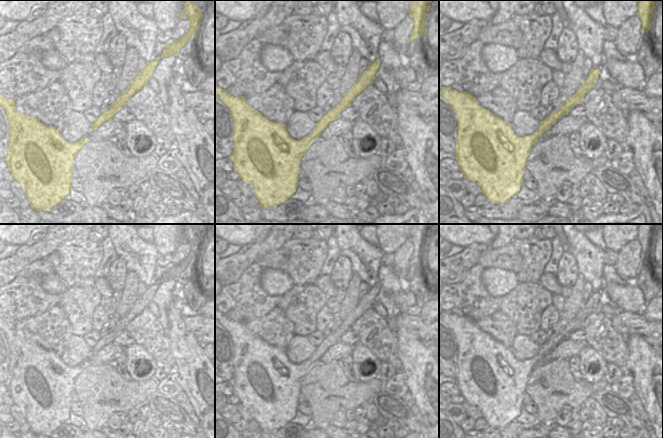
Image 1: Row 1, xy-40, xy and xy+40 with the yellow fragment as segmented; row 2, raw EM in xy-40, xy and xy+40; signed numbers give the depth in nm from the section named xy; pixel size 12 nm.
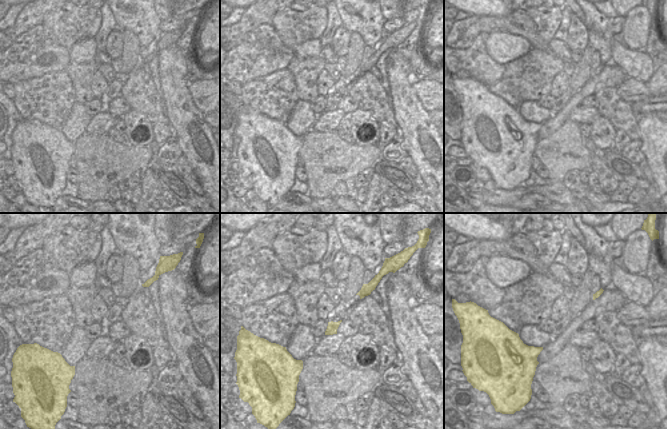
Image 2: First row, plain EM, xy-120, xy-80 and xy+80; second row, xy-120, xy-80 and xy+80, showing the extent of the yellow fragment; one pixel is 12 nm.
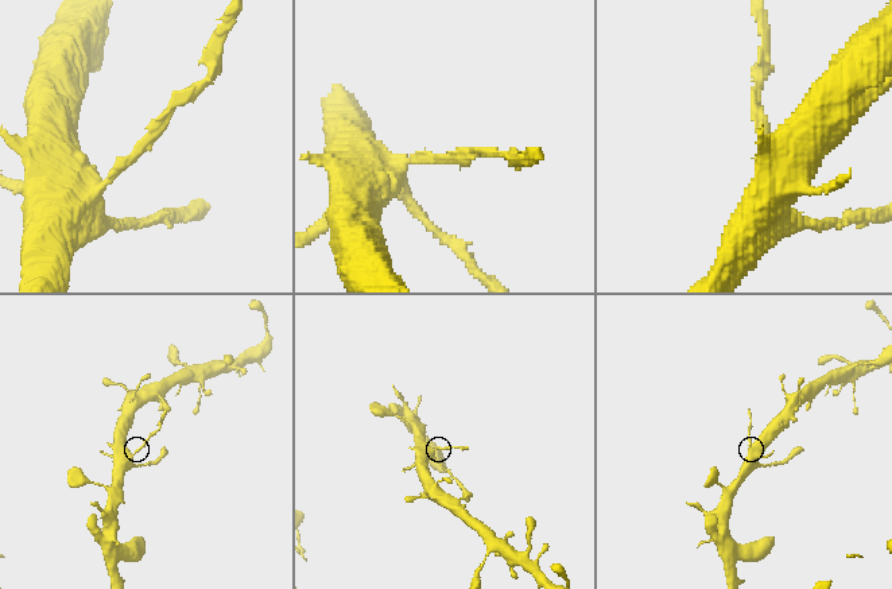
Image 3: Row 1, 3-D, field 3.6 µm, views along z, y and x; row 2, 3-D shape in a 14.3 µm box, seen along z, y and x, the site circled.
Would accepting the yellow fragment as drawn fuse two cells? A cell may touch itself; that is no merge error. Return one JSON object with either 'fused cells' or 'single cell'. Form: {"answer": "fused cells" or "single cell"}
{"answer": "fused cells"}

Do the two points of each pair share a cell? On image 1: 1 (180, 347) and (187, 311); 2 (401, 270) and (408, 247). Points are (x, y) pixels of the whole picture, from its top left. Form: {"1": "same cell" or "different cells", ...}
{"1": "different cells", "2": "same cell"}

